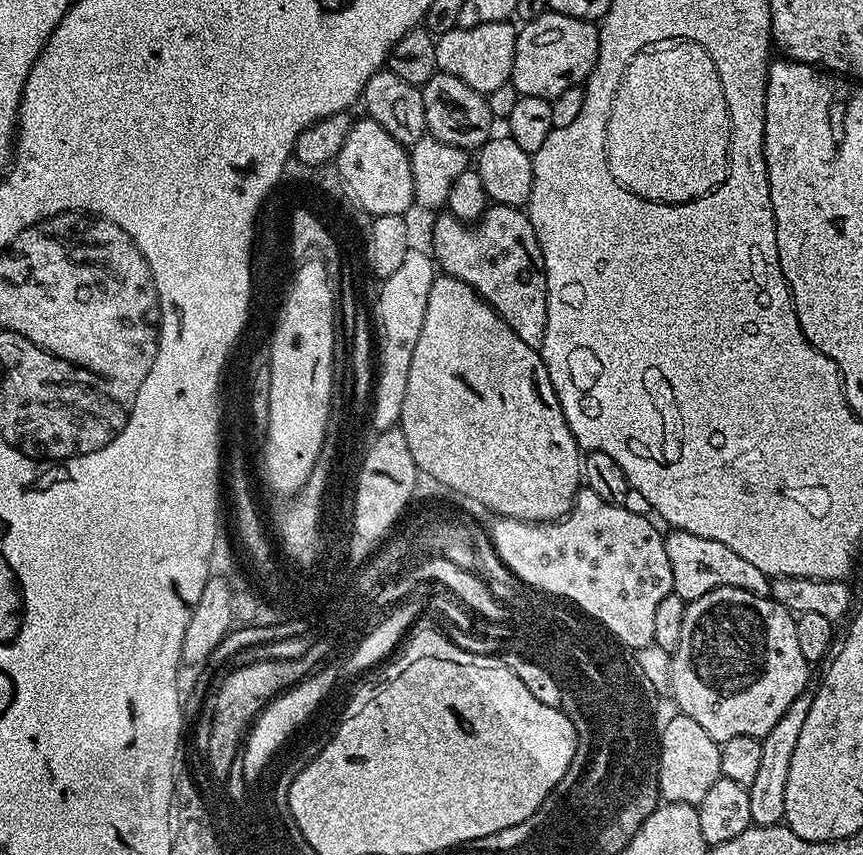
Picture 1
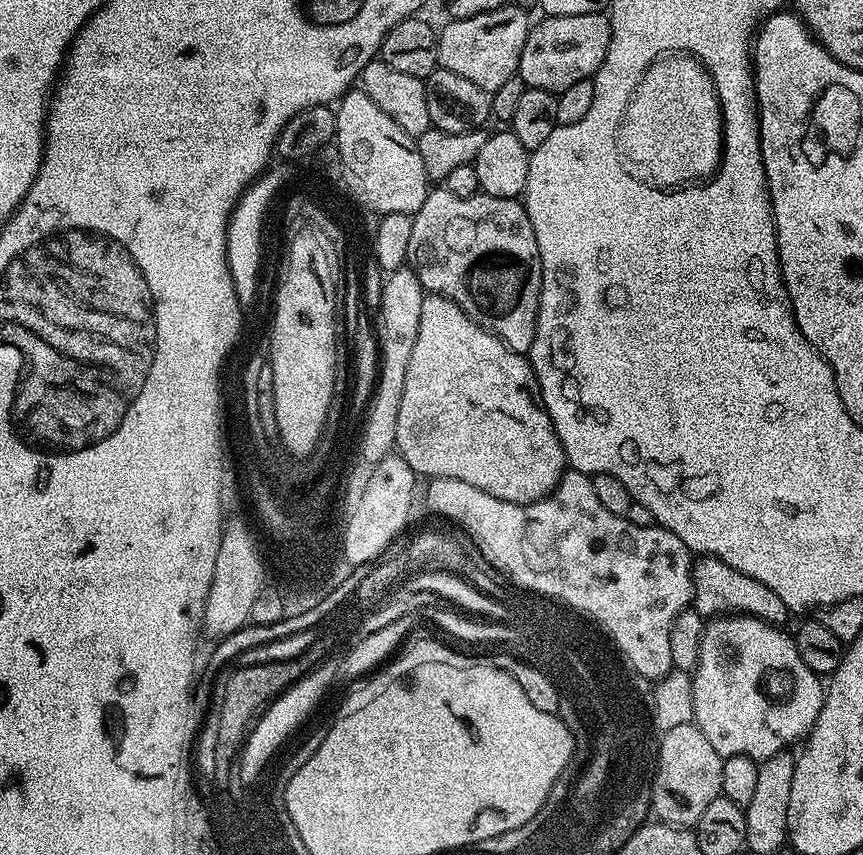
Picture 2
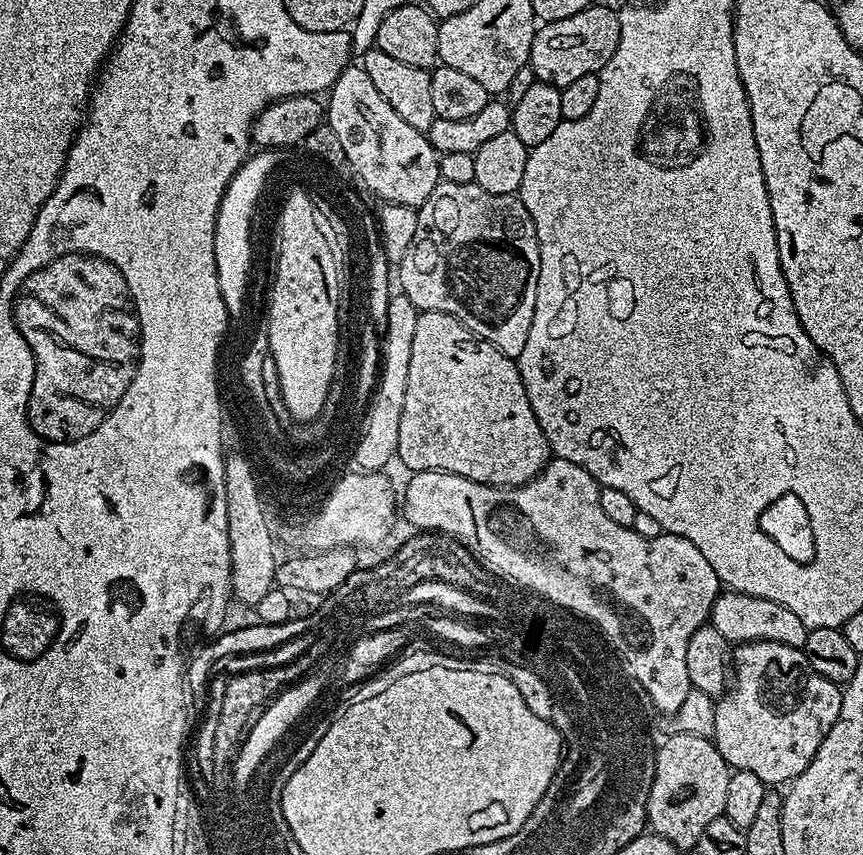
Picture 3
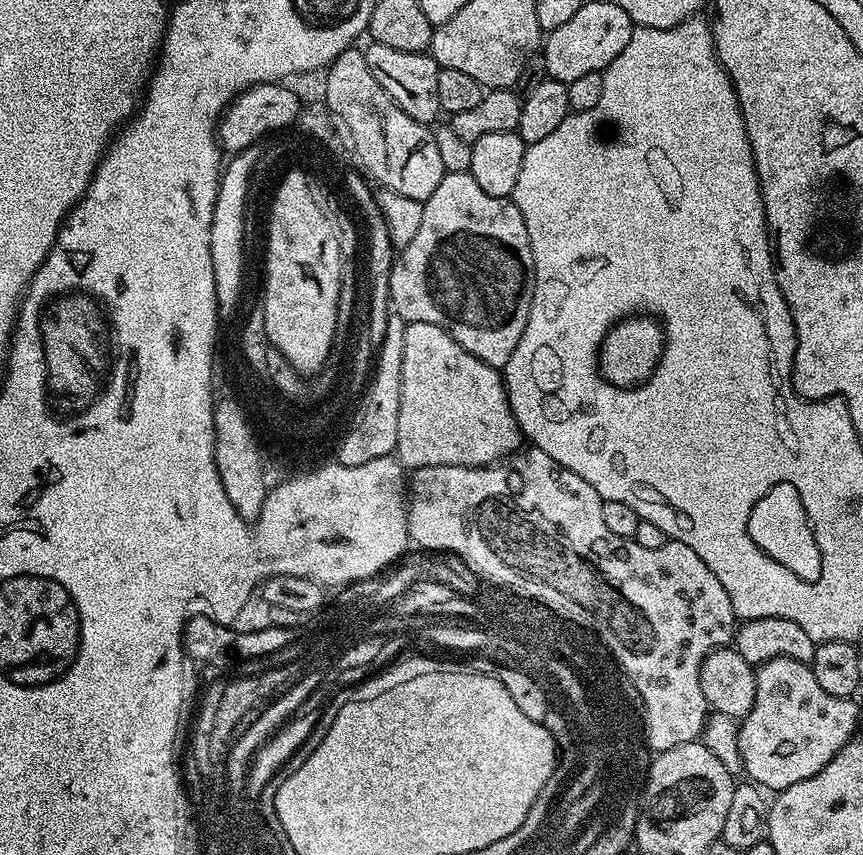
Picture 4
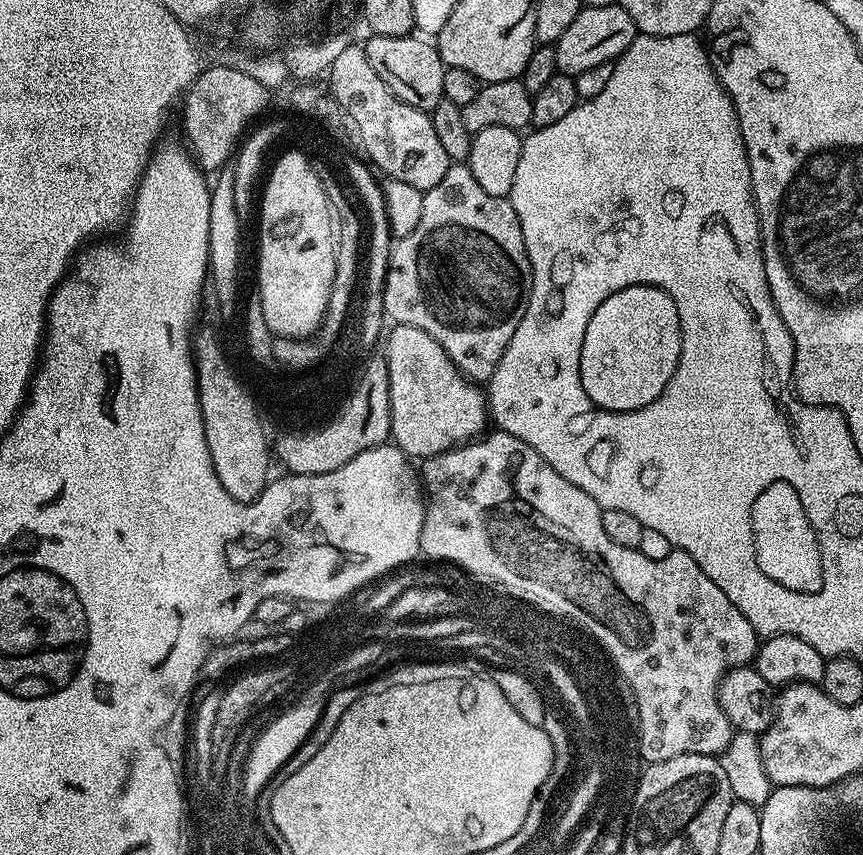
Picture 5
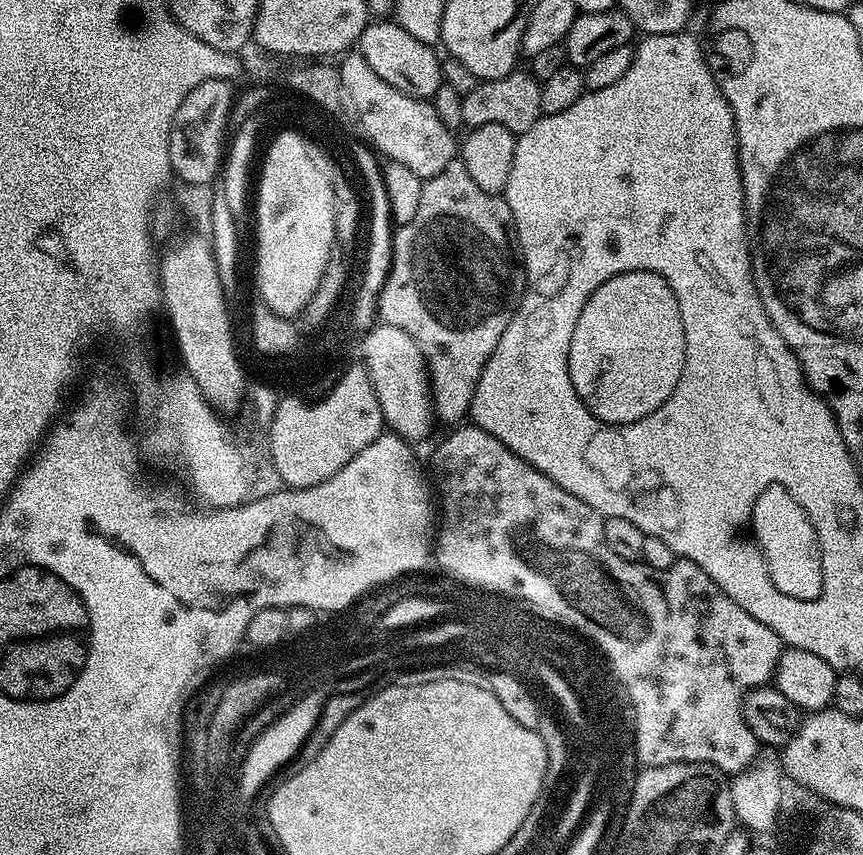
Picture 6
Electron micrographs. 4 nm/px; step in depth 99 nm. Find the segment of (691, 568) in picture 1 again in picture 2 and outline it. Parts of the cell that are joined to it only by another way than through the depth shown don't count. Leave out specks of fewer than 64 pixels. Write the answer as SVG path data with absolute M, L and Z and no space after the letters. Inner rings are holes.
M704 554L692 566L692 603L698 615L705 618L715 618L725 614L756 616L768 624L787 625L790 609L770 586L758 582L754 576L742 574L740 568L726 566L724 560Z

